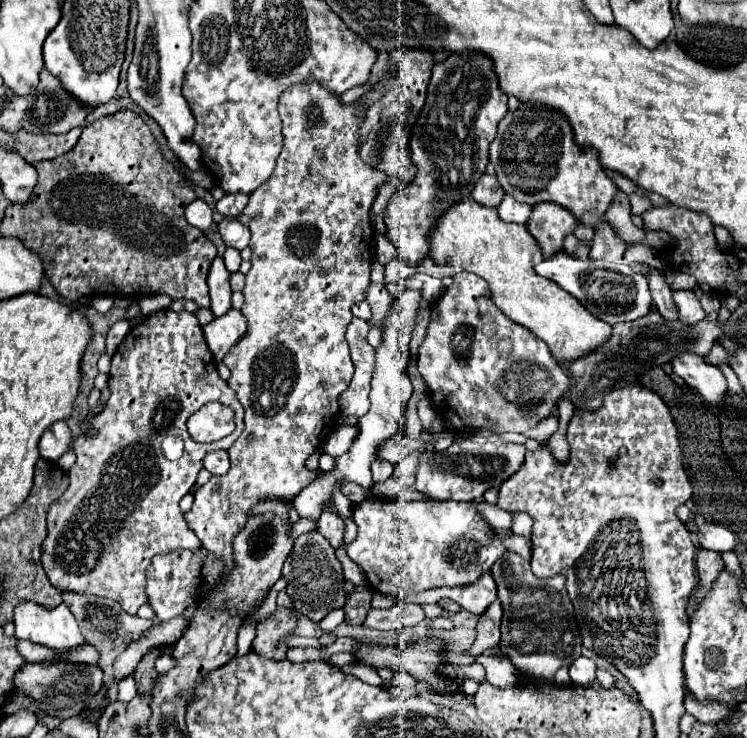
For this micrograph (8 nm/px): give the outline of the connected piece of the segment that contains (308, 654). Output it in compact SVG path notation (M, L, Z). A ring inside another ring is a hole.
M295 647L287 651L287 659L293 663L305 663L305 661L319 661L323 659L323 655L319 649L313 647Z

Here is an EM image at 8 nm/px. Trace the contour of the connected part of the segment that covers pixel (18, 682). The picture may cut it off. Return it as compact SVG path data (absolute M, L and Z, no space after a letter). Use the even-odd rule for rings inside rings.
M43 661L43 663L25 663L15 675L15 687L27 693L37 705L49 715L57 715L59 719L75 717L79 711L93 699L93 695L103 687L103 671L99 665L83 665L69 661Z

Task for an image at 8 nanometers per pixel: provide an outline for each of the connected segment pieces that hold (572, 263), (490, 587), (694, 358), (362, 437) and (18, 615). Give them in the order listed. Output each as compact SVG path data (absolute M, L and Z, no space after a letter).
M557 251L549 259L543 259L539 265L535 265L535 271L551 281L555 281L561 289L571 293L579 303L583 303L591 315L599 317L601 321L615 325L619 321L633 321L641 315L649 313L651 307L651 293L647 279L639 273L635 273L627 265L615 265L615 263L597 263L593 259L579 259L567 251Z
M491 573L481 575L477 583L471 583L469 587L442 587L426 590L423 595L427 603L436 603L438 600L453 599L457 601L463 609L481 615L495 599L497 599L497 587L491 577Z
M681 353L671 359L671 365L673 365L673 371L689 387L697 389L707 401L721 407L721 403L729 393L729 387L727 387L725 375L717 365L705 363L705 359L695 353Z
M403 283L403 293L395 299L391 315L385 323L383 345L377 347L377 351L375 351L375 371L373 371L371 393L369 393L371 409L359 419L357 437L355 437L353 445L349 447L349 451L343 453L341 457L335 457L335 467L331 471L319 471L317 479L313 479L313 483L309 483L309 487L305 487L293 499L293 507L301 519L319 521L323 507L333 501L333 491L341 489L345 483L357 483L365 489L373 487L371 463L379 459L377 453L379 453L381 443L389 441L393 435L397 435L401 431L403 411L405 411L405 405L413 391L409 373L407 373L407 365L409 365L409 341L411 341L411 331L415 327L417 307L419 307L419 293L409 291L407 285Z
M23 601L13 611L13 623L17 639L29 639L57 651L67 651L85 643L77 619L65 603L45 609L39 607L39 603Z

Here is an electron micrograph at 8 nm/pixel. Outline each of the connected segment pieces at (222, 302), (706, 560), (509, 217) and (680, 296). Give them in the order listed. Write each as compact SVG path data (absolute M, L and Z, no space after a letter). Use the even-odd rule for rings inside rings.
M215 257L215 261L211 263L209 269L209 291L211 291L211 311L215 317L225 315L231 309L231 285L229 285L229 277L231 273L227 271L227 267L223 265L221 257Z
M699 549L697 553L697 571L699 571L699 587L695 591L695 599L701 601L703 595L707 595L707 591L711 589L717 573L723 567L723 559L721 553L717 551L709 551L709 549Z
M507 195L497 209L499 209L499 217L507 223L527 223L533 207L529 207L527 203L517 203L517 199Z
M677 291L673 293L673 301L675 301L675 307L679 309L679 319L685 325L695 325L701 319L705 319L705 311L693 291Z

